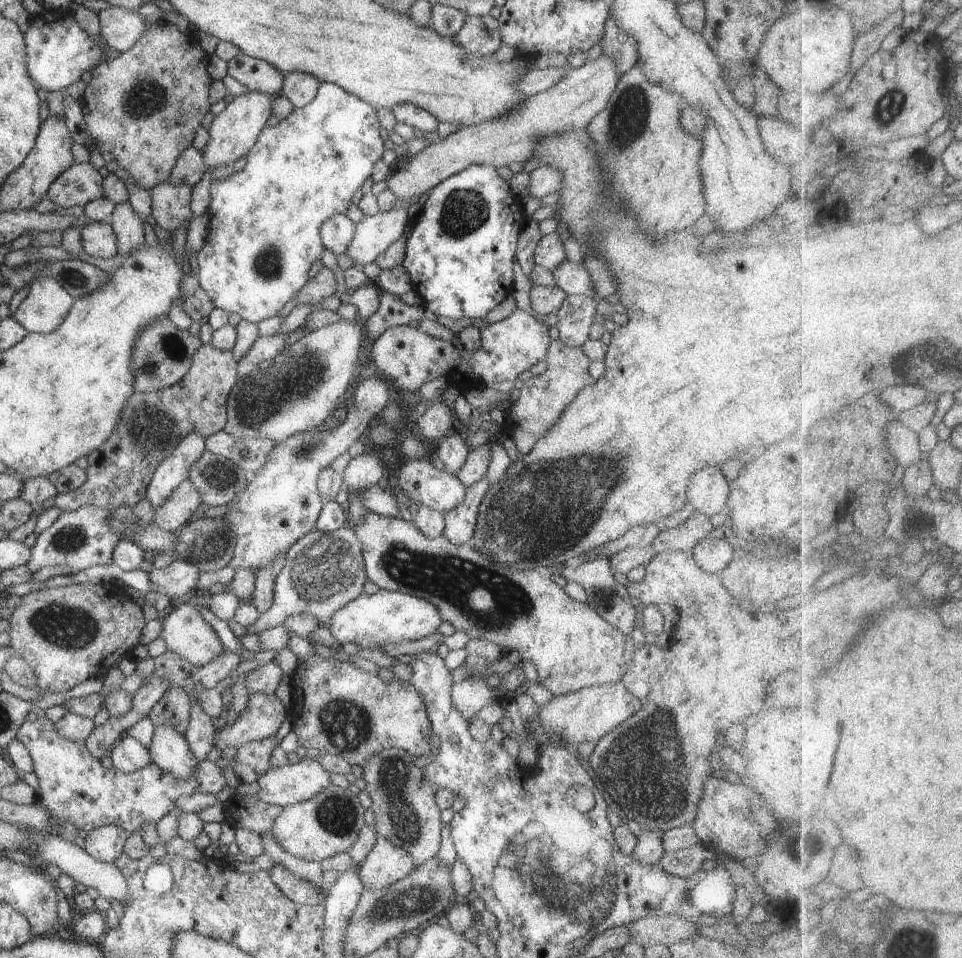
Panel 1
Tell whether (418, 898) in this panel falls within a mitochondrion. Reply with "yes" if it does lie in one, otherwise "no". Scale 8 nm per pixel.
yes

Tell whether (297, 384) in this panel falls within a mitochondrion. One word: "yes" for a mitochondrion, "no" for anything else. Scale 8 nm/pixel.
yes

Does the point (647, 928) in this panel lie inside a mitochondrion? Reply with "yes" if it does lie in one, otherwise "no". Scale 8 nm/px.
no

